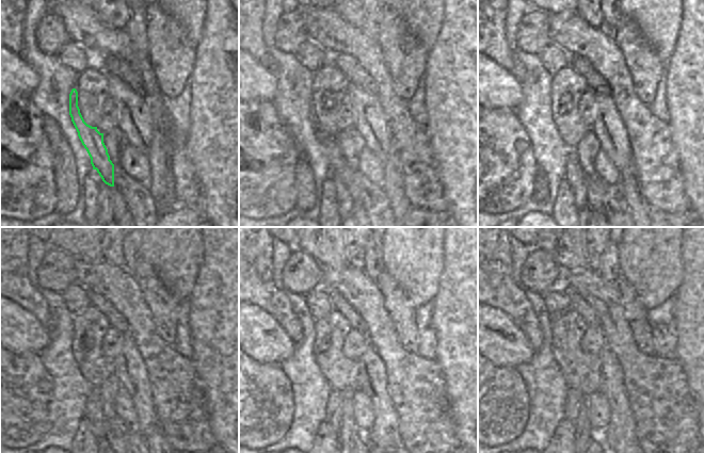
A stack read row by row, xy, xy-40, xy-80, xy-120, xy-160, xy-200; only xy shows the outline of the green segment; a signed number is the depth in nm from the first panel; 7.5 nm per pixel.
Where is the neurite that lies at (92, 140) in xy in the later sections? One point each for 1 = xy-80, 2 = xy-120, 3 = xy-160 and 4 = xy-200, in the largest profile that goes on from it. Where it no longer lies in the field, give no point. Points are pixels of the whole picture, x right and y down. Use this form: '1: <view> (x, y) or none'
1: xy-80 (594, 201)
2: xy-120 (116, 432)
3: xy-160 (360, 442)
4: xy-200 (593, 443)

